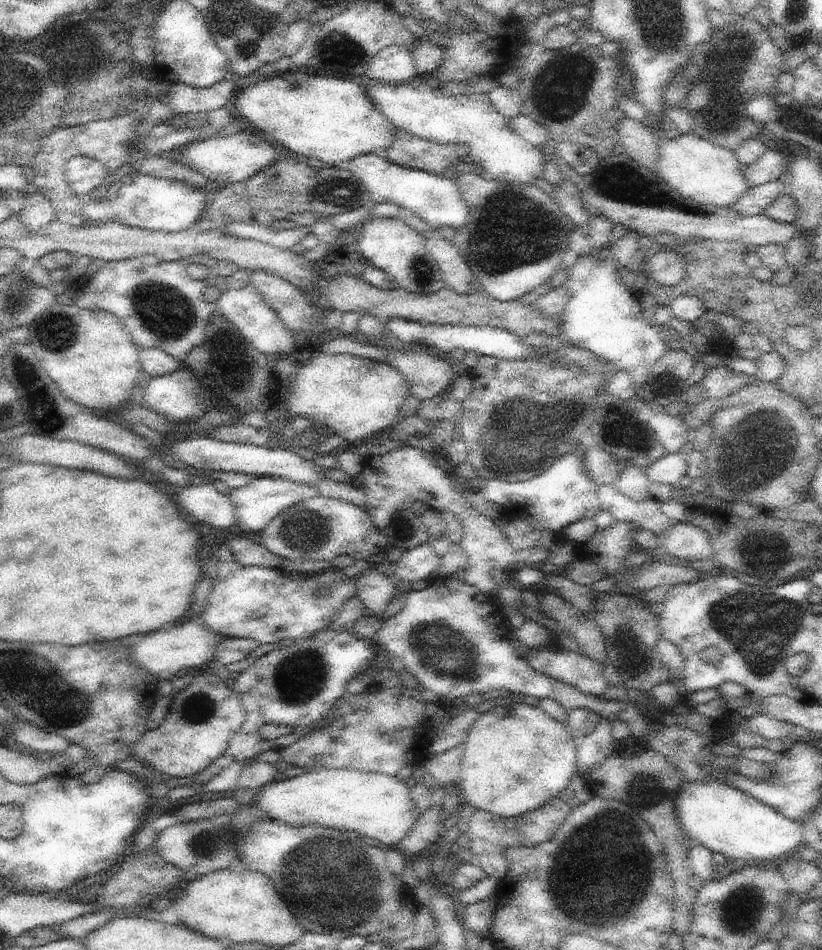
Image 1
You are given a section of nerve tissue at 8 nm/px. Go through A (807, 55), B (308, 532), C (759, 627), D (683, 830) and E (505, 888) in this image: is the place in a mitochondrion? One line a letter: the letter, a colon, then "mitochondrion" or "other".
A: other
B: mitochondrion
C: mitochondrion
D: other
E: other

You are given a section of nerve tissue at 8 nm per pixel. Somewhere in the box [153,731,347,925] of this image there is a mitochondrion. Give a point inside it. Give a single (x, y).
(205, 845)

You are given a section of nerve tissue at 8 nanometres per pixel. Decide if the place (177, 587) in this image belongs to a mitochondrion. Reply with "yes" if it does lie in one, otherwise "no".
no

